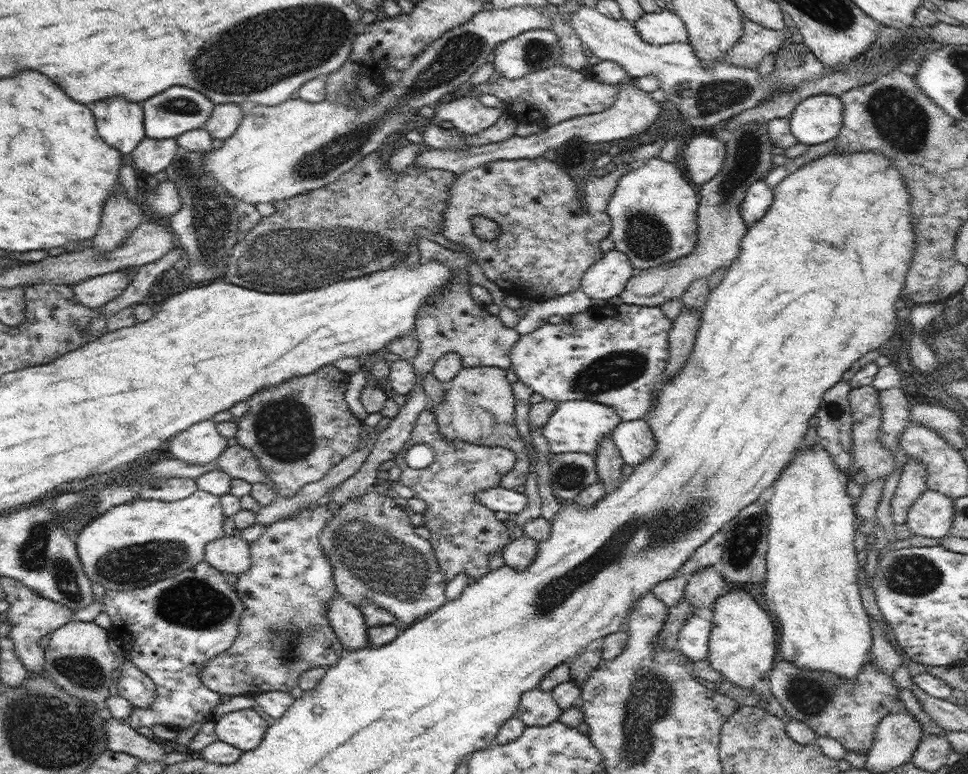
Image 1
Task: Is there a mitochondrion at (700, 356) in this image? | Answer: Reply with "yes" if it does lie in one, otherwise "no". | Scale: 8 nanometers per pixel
no

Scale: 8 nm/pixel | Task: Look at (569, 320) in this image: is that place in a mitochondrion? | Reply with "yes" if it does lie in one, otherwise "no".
no

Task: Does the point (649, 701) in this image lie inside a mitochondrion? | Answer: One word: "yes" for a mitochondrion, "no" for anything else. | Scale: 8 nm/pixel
yes

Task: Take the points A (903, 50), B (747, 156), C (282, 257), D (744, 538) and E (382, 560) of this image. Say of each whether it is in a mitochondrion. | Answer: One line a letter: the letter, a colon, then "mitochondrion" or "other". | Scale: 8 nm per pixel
A: mitochondrion
B: mitochondrion
C: mitochondrion
D: mitochondrion
E: mitochondrion

